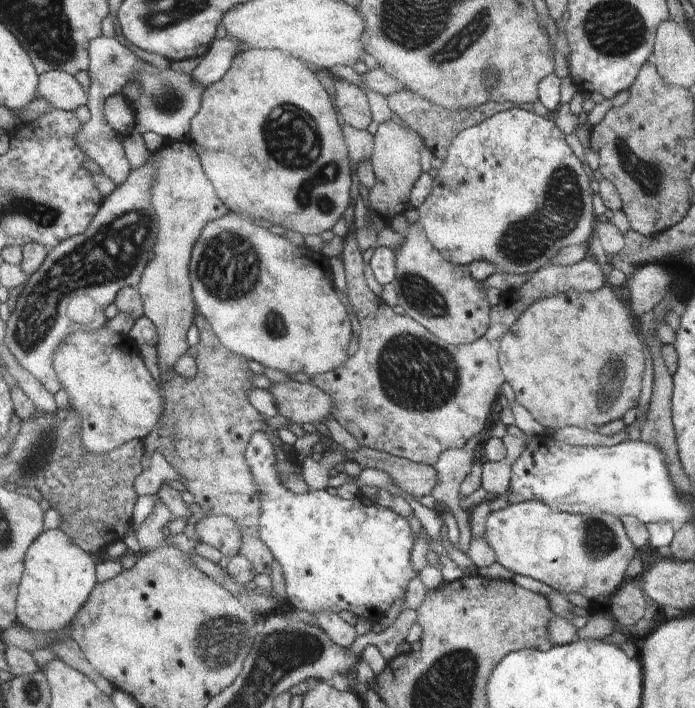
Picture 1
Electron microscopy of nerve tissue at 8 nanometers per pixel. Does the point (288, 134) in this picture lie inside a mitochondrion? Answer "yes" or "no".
yes

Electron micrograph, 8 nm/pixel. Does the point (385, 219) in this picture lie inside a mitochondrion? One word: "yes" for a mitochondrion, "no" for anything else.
no

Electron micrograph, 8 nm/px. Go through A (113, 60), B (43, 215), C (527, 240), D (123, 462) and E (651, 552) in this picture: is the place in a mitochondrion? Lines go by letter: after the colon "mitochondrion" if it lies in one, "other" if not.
A: mitochondrion
B: mitochondrion
C: mitochondrion
D: other
E: other

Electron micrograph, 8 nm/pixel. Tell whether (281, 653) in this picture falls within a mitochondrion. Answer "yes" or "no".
yes

